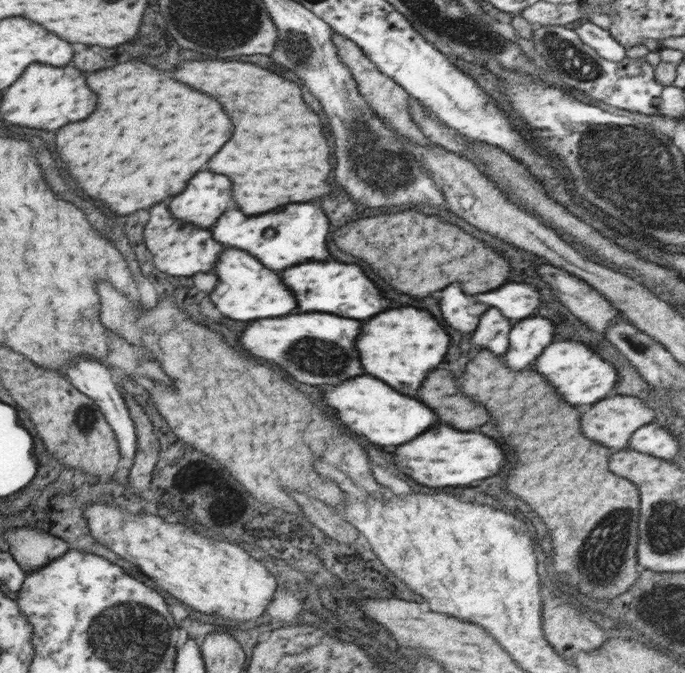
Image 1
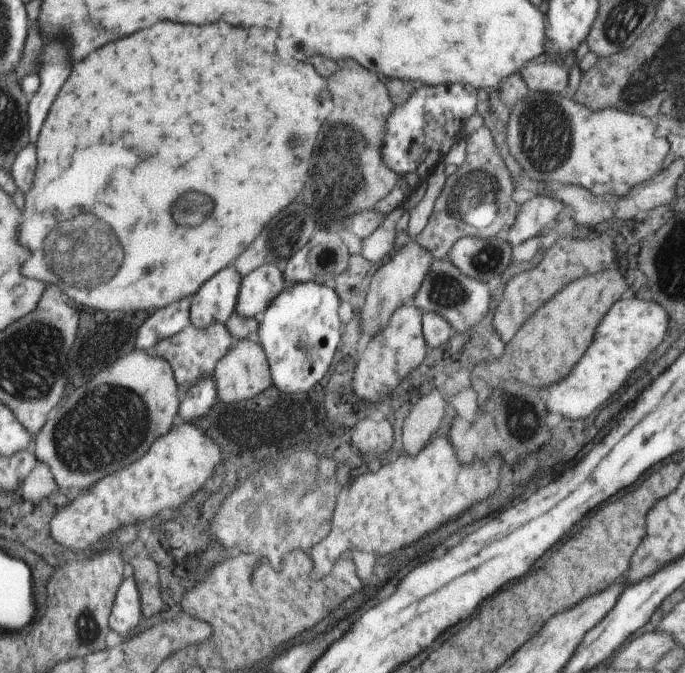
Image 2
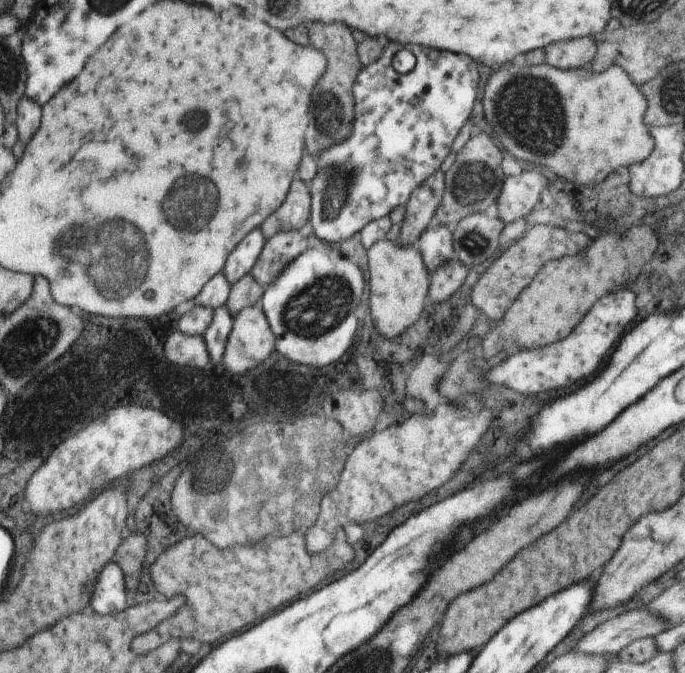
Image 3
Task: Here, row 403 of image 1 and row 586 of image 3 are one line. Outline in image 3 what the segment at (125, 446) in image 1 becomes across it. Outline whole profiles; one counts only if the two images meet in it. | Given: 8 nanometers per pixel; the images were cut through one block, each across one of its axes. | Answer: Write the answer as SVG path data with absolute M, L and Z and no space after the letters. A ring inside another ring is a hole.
M112 560L100 572L90 604L98 614L120 613L126 609L126 588L123 570Z

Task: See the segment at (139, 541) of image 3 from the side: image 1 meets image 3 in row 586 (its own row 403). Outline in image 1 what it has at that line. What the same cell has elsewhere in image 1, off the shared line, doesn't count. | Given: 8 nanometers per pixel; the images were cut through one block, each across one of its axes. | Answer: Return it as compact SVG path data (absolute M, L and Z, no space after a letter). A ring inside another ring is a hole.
M124 392L128 410L131 410L139 433L139 450L136 453L135 465L130 467L129 482L134 498L144 489L149 488L154 469L159 462L160 446L153 424L144 410L138 405L134 396Z

